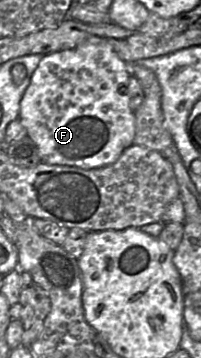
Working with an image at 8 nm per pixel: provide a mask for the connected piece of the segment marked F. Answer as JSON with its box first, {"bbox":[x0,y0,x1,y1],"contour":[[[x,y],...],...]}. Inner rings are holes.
{"bbox":[18,43,135,170],"contour":[[[83,43],[73,49],[43,55],[21,99],[18,117],[23,127],[27,130],[27,136],[36,144],[42,163],[47,165],[71,166],[84,170],[97,169],[114,164],[123,152],[133,145],[135,136],[135,114],[130,108],[127,88],[130,77],[129,64],[117,55],[110,45],[105,43]]]}

